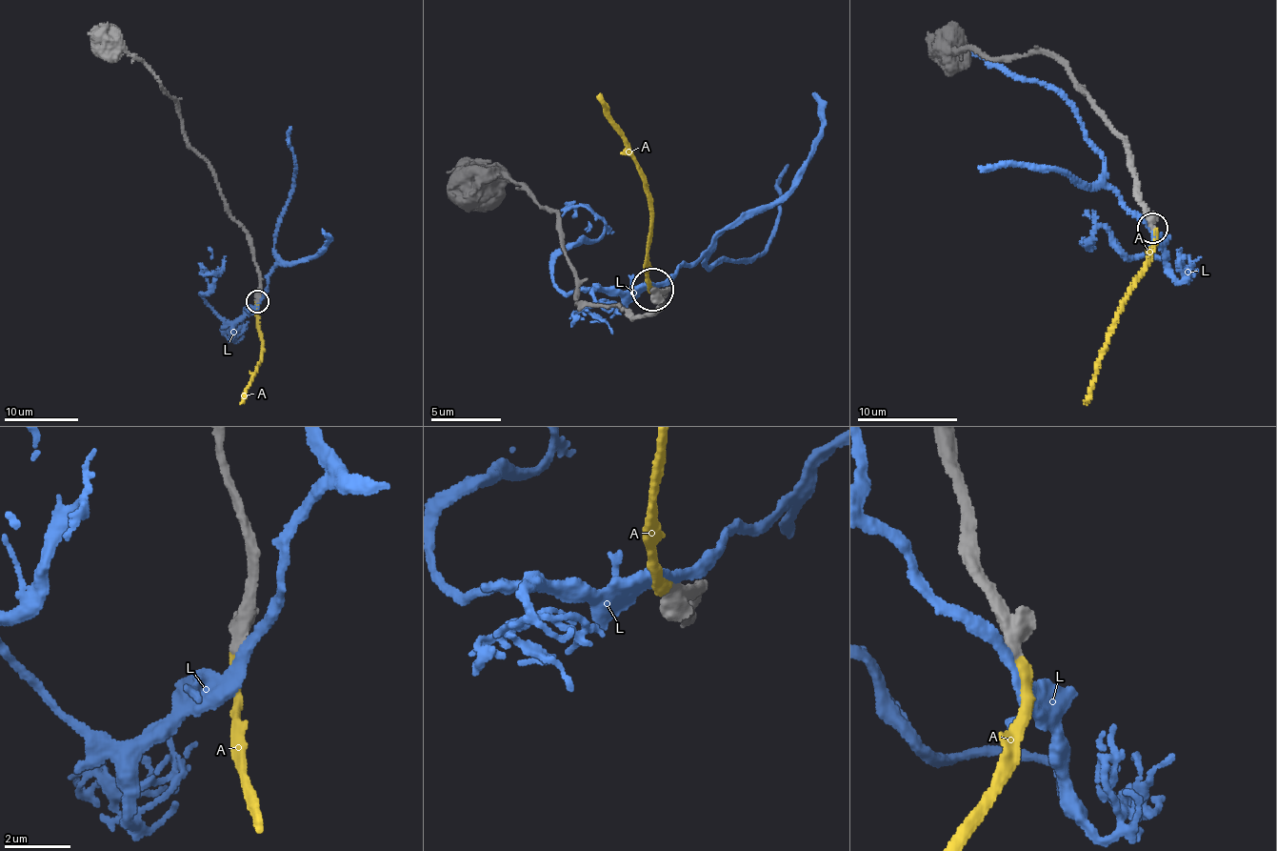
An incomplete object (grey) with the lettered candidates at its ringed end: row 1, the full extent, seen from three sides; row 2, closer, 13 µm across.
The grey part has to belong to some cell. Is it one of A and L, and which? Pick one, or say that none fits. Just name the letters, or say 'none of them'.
A

